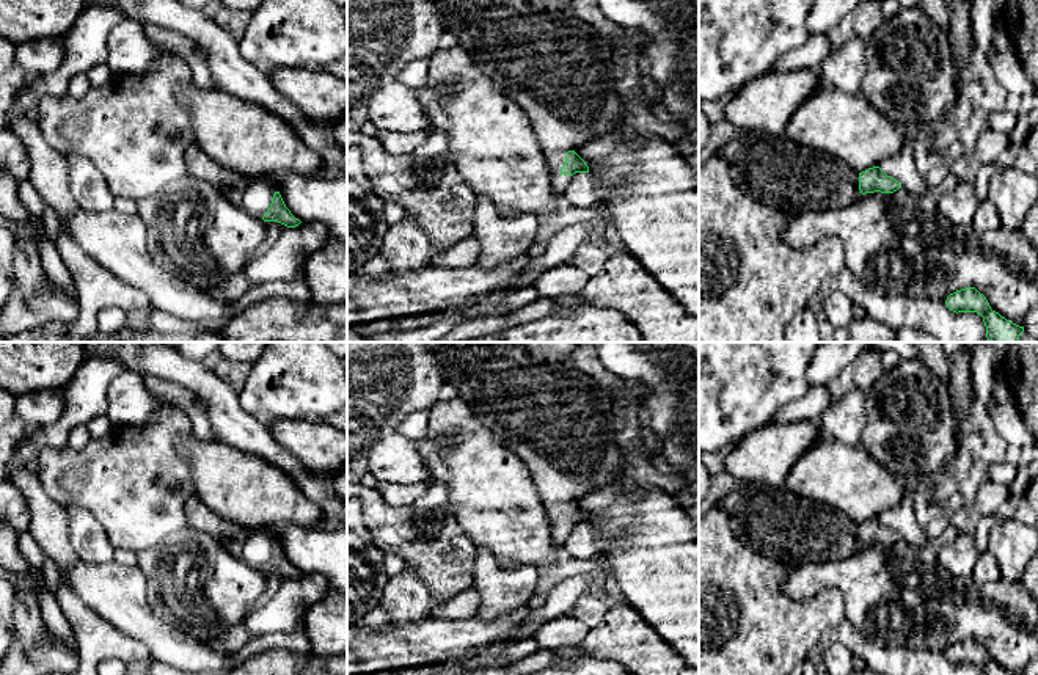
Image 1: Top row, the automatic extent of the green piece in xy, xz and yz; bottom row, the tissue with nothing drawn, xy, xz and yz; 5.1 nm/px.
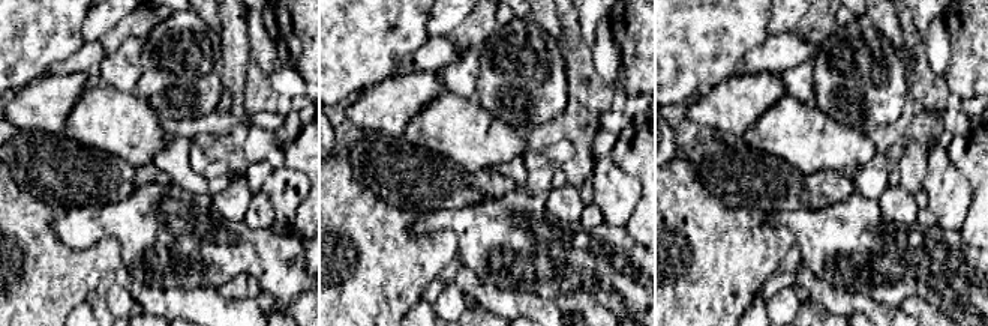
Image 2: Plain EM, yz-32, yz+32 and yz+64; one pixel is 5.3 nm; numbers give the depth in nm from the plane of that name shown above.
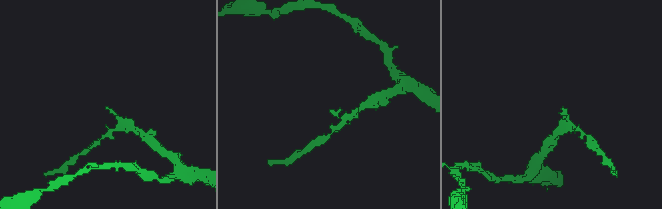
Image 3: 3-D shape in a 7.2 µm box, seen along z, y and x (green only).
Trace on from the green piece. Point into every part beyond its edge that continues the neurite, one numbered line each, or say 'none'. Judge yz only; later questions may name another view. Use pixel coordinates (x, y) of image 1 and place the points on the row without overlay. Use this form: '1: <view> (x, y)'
1: yz (774, 521)

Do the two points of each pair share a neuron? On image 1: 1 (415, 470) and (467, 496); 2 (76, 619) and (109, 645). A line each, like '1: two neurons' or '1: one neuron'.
1: two neurons
2: one neuron

